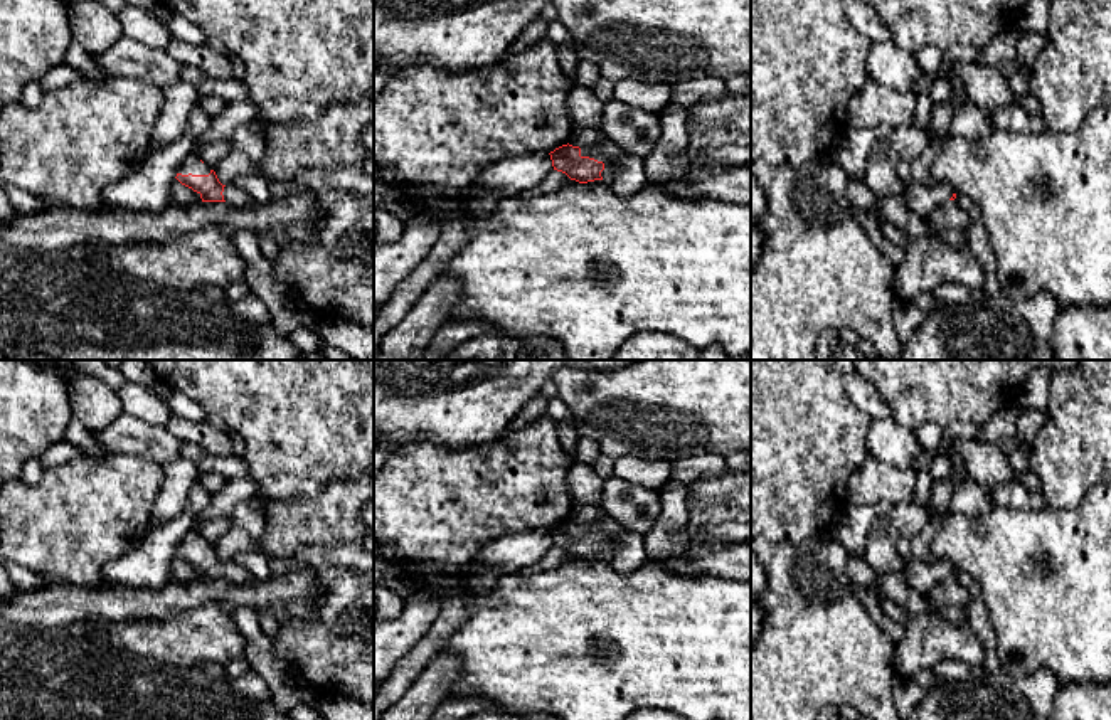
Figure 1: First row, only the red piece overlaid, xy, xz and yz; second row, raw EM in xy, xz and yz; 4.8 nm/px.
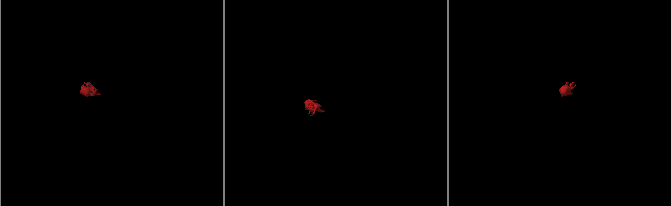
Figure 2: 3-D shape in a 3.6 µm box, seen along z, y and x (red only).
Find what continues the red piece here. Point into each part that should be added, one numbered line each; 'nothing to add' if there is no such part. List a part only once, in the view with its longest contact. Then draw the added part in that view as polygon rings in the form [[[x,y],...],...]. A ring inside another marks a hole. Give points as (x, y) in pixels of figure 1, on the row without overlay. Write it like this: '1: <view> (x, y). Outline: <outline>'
1: xy (192, 542). Outline: [[[194,530],[187,533],[187,537],[180,542],[178,550],[182,552],[209,552],[212,545],[200,538],[200,535]]]
2: xz (610, 530). Outline: [[[604,516],[601,521],[593,527],[581,527],[581,533],[589,533],[604,540],[604,547],[601,553],[604,559],[611,560],[616,552],[616,540],[625,532],[625,527],[613,520],[611,516]]]

